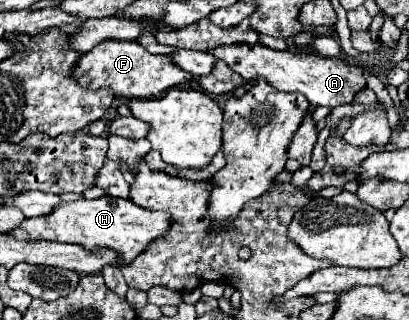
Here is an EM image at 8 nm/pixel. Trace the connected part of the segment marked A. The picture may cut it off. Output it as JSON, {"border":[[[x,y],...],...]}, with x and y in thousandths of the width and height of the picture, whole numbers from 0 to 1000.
{"border":[[[577,138],[557,150],[518,150],[518,163],[509,169],[528,175],[533,188],[548,188],[597,250],[650,244],[650,256],[670,269],[675,281],[733,288],[768,331],[822,338],[831,325],[856,325],[866,294],[895,269],[885,213],[826,181],[792,181],[778,169],[743,169],[743,163],[709,163],[709,156],[665,156],[645,138],[621,138],[616,150],[606,150],[601,138]]]}

